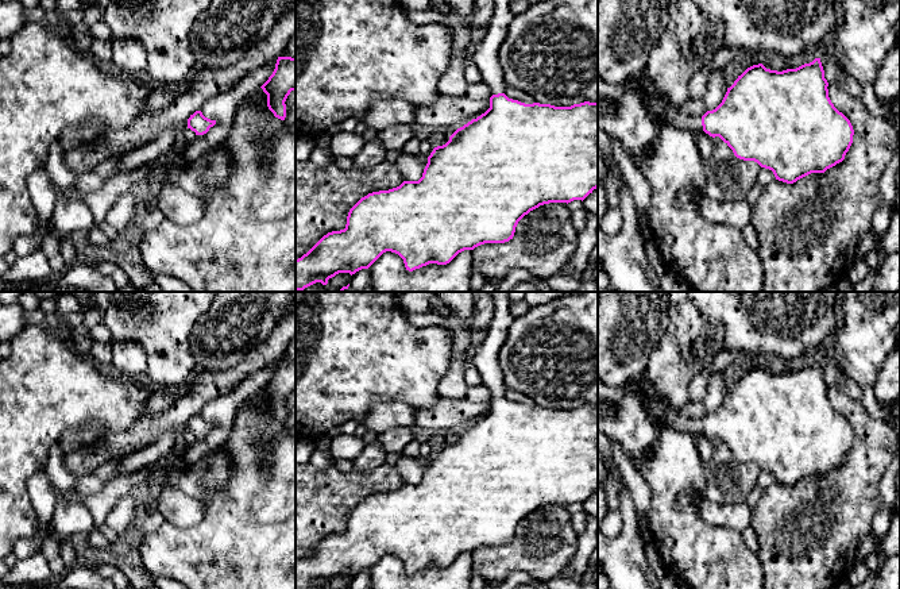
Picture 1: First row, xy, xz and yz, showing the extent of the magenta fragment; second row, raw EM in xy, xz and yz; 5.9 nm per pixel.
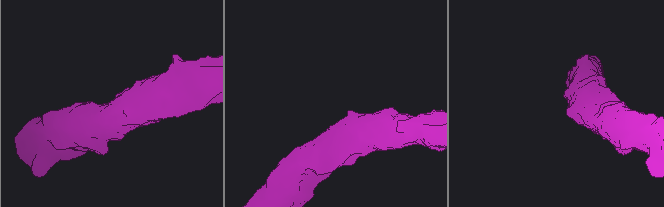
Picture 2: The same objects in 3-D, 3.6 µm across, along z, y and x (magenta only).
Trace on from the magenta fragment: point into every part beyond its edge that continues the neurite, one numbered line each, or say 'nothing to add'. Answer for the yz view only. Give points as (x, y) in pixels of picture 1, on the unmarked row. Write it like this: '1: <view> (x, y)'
1: yz (678, 420)

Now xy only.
nothing to add

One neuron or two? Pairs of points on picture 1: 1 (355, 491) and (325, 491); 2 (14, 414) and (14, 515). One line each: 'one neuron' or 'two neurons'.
1: one neuron
2: one neuron

